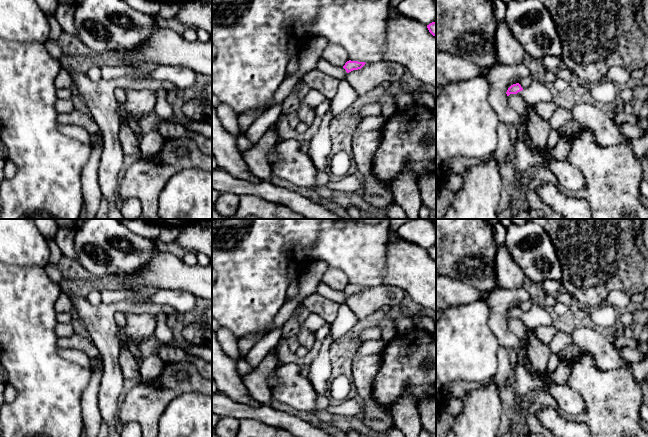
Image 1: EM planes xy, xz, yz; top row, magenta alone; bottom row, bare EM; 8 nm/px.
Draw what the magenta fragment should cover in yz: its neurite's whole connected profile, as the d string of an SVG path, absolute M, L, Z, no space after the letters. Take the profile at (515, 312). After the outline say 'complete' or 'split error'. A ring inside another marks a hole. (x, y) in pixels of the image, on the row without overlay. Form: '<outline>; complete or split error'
M533 303L531 308L526 312L522 312L519 307L513 308L508 312L506 318L507 320L510 318L519 318L531 330L535 330L541 326L550 327L554 325L546 309L537 303Z; split error

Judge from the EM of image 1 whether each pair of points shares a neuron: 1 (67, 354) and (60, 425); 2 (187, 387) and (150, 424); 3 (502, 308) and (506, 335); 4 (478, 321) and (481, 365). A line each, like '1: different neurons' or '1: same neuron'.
1: different neurons
2: same neuron
3: same neuron
4: same neuron

